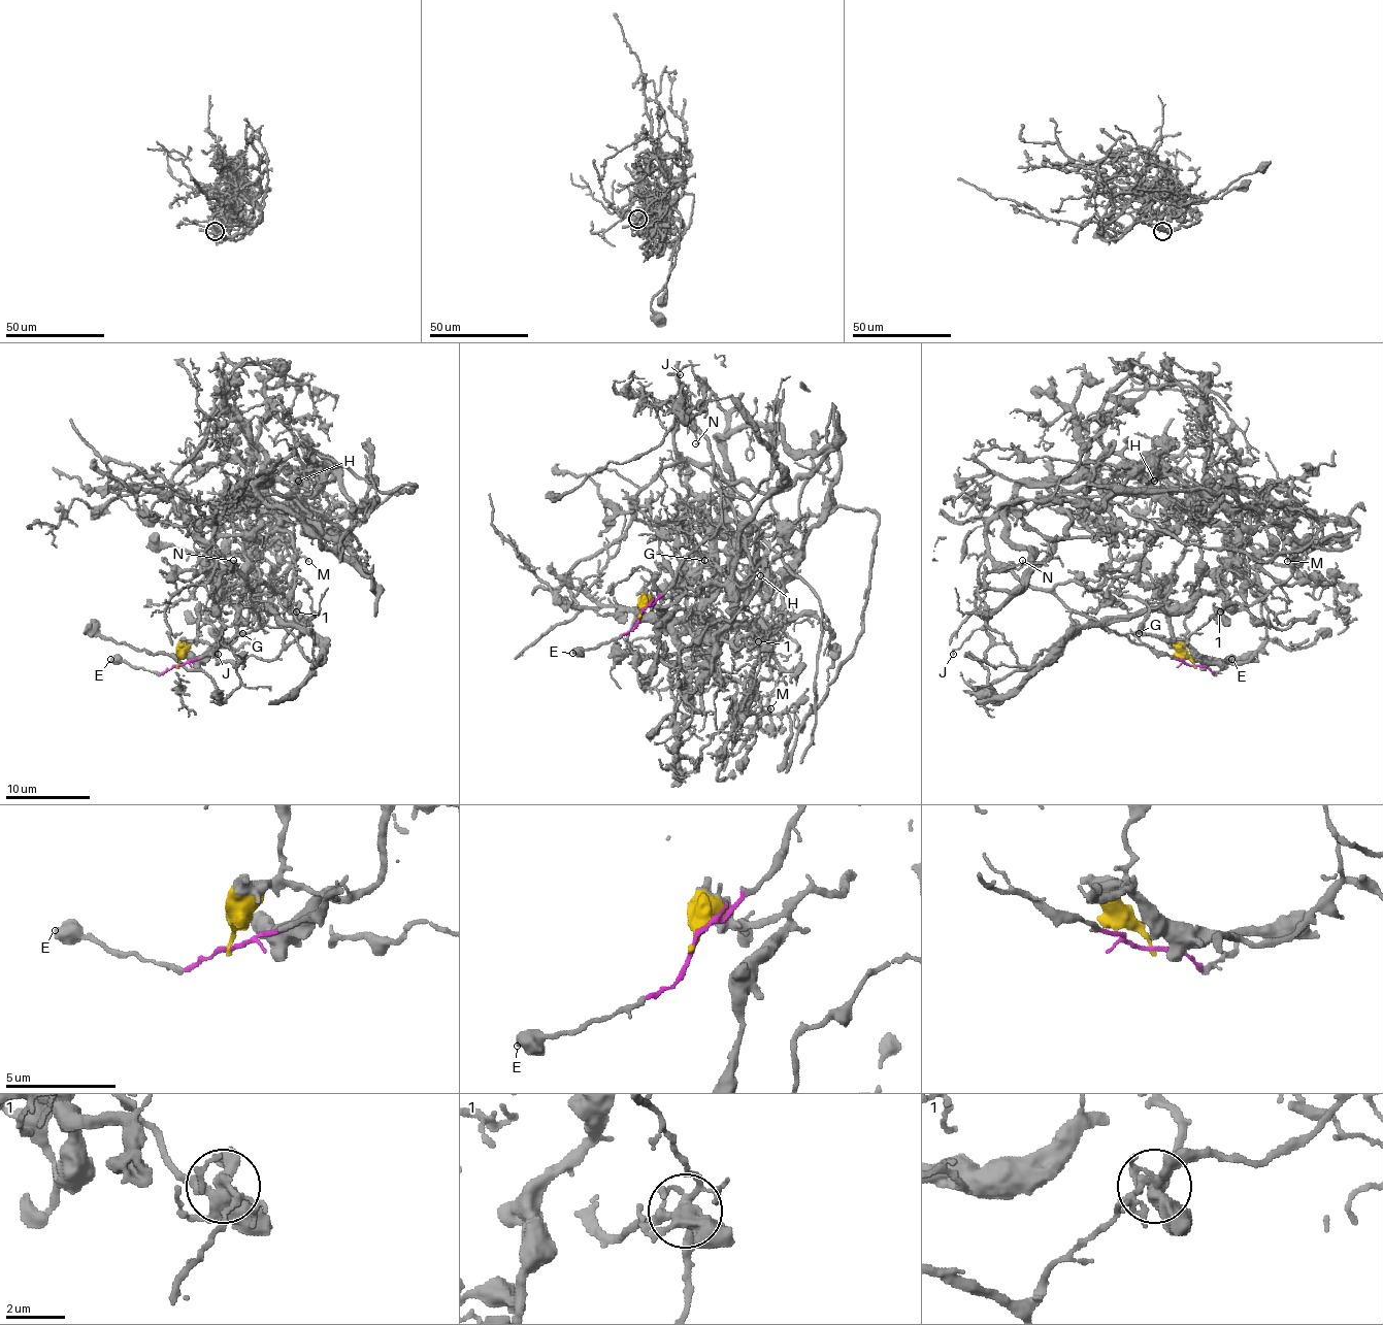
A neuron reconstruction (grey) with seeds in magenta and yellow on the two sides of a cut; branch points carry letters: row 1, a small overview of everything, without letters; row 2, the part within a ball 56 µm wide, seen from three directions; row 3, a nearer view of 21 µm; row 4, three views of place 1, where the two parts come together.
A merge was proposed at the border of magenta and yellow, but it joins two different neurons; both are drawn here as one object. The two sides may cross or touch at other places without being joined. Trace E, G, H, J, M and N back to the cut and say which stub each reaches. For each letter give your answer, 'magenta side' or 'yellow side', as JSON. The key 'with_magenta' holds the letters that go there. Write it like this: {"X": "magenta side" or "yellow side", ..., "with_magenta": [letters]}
{"E": "magenta side", "G": "magenta side", "H": "yellow side", "J": "magenta side", "M": "magenta side", "N": "magenta side", "with_magenta": ["E", "G", "J", "M", "N"]}

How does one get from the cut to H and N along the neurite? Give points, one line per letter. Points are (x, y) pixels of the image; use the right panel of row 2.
H: (1194, 665), (1186, 642), (1171, 638), (1166, 578), (1198, 526), (1198, 502), (1211, 498), (1160, 471), (1154, 482)
N: (1194, 665), (1134, 644), (1072, 613), (1052, 593), (1031, 589), (1013, 570), (1023, 564), (1023, 560)

